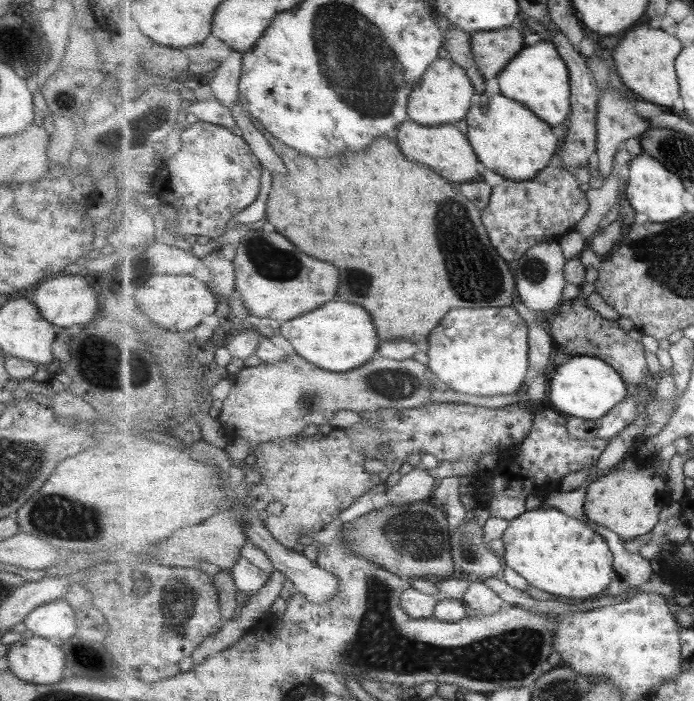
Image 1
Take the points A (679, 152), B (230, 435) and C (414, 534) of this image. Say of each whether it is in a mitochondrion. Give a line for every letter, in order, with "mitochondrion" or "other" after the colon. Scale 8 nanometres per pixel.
A: mitochondrion
B: other
C: mitochondrion

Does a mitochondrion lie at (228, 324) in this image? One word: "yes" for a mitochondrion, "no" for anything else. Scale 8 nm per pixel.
no

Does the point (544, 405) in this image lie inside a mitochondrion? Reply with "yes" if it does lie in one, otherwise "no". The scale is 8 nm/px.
no

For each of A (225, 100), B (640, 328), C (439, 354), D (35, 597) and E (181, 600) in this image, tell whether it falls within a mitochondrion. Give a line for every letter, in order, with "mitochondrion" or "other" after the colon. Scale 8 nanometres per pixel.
A: other
B: other
C: other
D: other
E: mitochondrion

